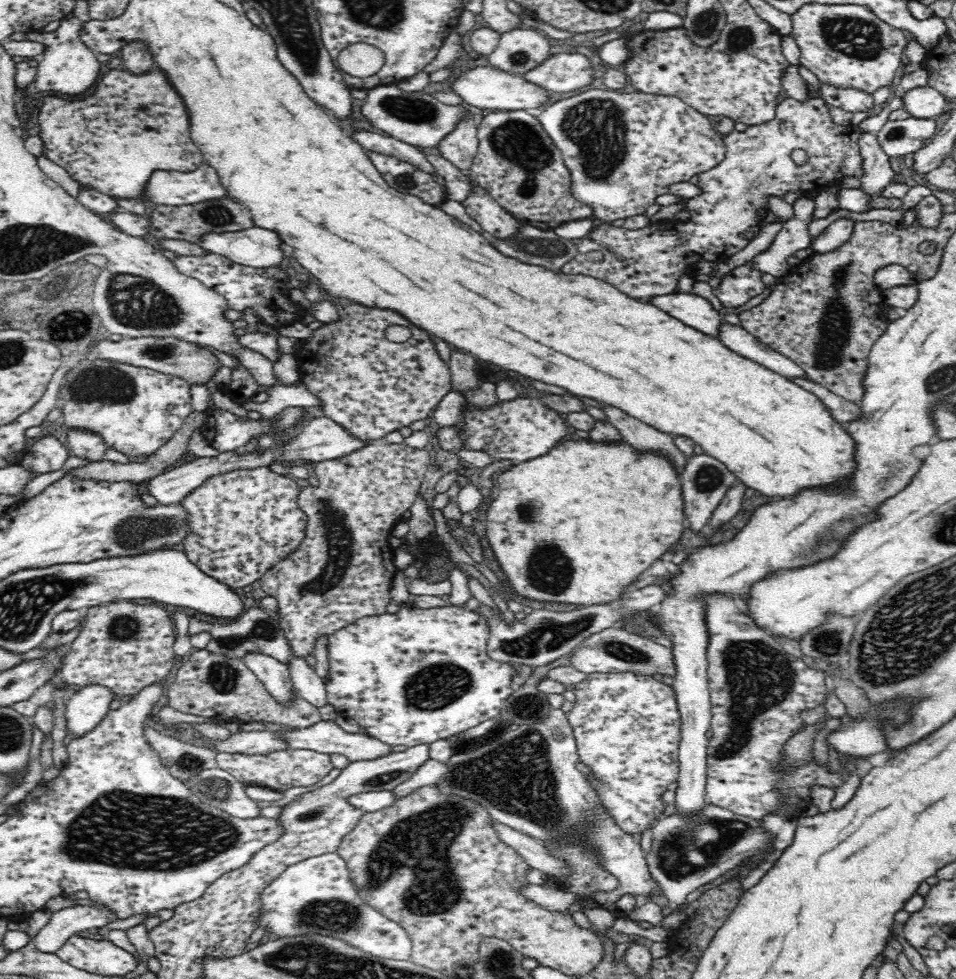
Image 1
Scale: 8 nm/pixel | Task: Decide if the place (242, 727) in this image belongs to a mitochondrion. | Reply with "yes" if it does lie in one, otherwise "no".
no

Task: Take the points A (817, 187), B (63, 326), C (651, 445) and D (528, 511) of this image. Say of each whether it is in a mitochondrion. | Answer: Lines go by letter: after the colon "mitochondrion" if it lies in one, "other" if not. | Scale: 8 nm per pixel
A: other
B: mitochondrion
C: other
D: mitochondrion

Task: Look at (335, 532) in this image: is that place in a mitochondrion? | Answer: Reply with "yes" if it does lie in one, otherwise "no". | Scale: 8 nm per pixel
yes

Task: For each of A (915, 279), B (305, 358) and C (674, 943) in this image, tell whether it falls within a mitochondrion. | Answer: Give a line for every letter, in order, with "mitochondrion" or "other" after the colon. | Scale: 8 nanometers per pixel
A: other
B: other
C: other

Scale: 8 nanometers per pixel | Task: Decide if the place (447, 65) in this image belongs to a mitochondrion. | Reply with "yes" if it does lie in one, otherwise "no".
no

